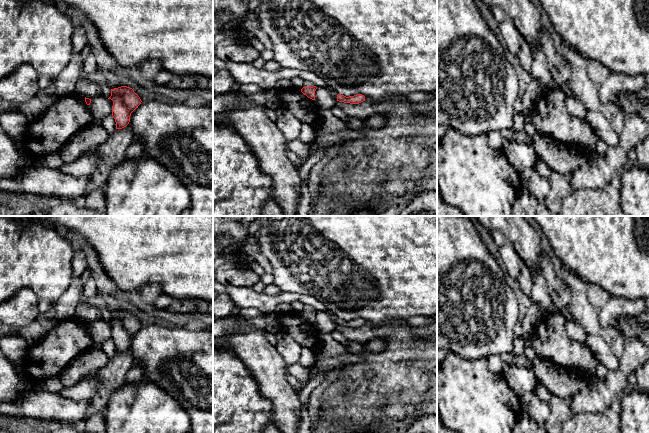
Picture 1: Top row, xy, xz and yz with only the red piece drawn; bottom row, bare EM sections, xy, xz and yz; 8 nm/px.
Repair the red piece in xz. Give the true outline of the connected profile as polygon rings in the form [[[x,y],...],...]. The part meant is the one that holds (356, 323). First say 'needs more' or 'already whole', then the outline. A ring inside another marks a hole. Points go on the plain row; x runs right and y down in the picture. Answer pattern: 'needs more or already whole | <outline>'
already whole | [[[338,318],[337,325],[344,326],[344,327],[350,327],[350,328],[359,328],[359,327],[365,325],[365,320],[362,318],[357,318],[354,320],[346,321],[344,319]]]

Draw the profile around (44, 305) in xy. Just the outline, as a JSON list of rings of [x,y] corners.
[[[40,300],[38,304],[38,309],[40,313],[45,313],[53,306],[53,304],[54,303],[49,300]]]

